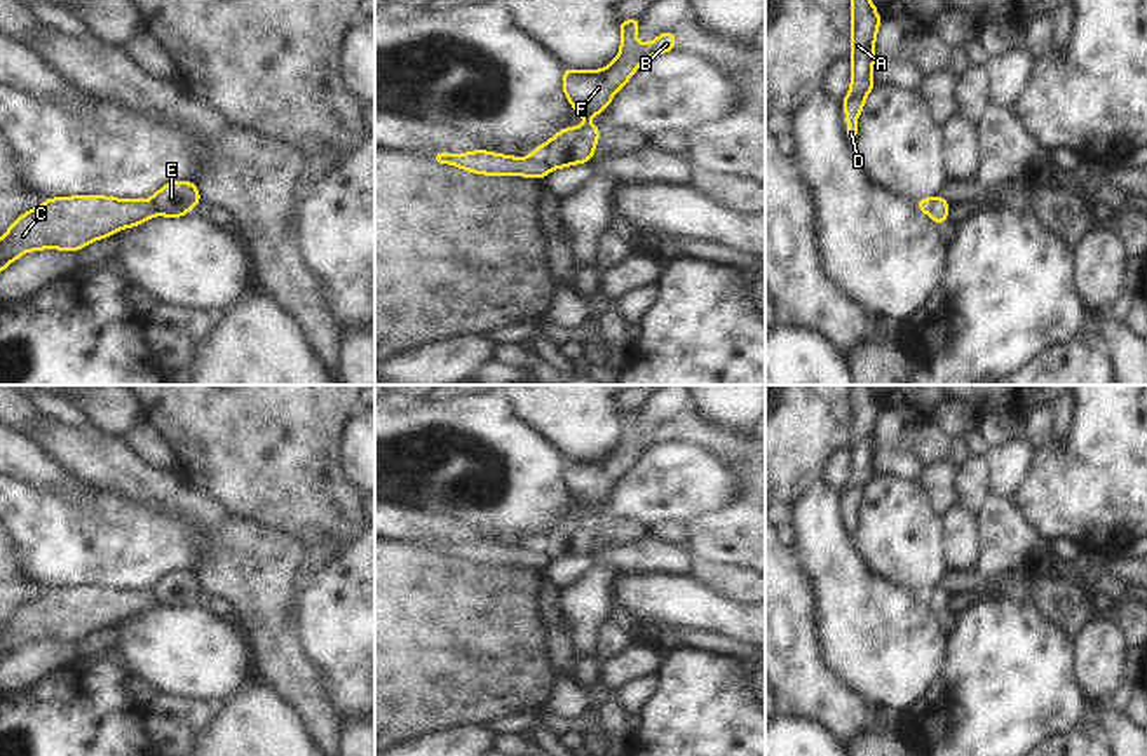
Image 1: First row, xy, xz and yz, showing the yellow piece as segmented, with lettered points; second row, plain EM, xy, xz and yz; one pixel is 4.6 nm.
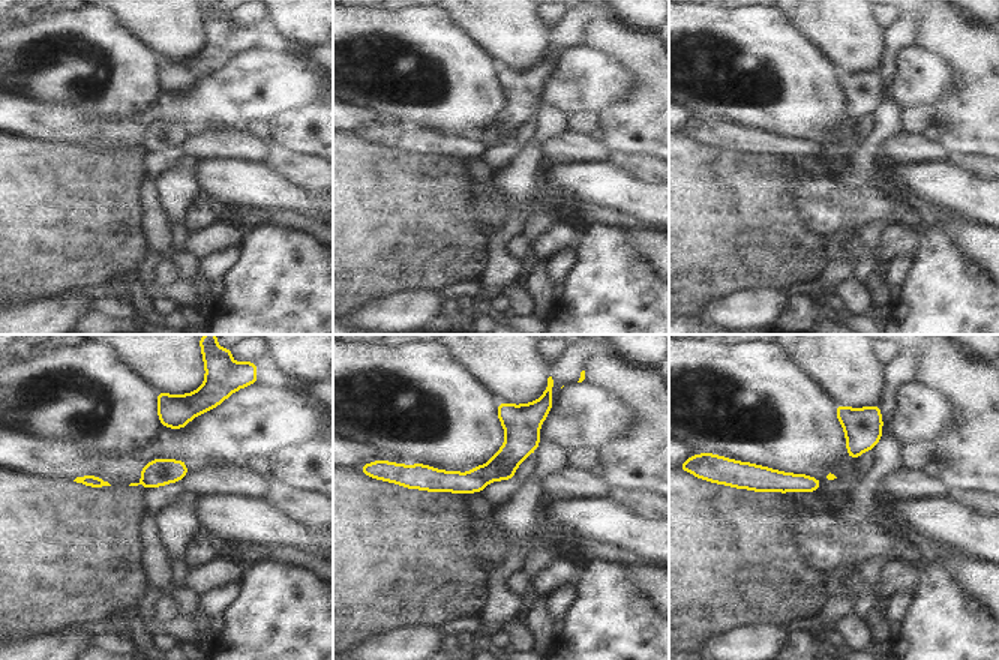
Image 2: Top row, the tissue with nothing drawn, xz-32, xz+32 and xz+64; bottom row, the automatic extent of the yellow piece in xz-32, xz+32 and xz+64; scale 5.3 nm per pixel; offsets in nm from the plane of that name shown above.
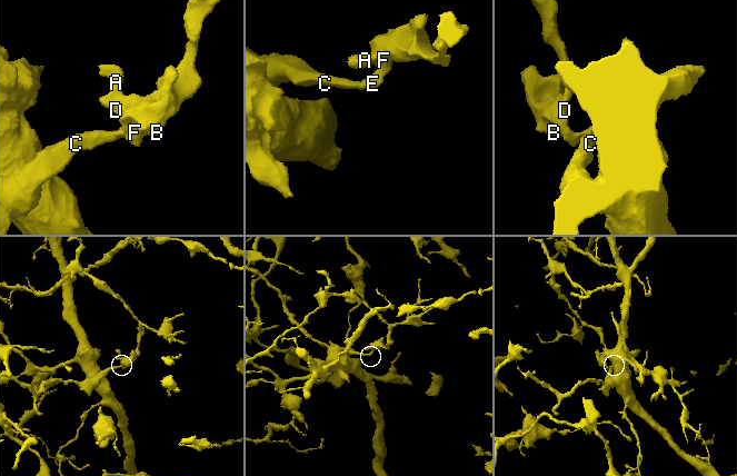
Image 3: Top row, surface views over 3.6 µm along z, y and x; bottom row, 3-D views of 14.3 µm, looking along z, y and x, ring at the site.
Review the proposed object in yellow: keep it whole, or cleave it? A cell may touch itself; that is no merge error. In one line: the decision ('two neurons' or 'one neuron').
two neurons

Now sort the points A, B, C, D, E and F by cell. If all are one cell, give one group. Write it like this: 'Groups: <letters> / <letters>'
Groups: A B D E F / C

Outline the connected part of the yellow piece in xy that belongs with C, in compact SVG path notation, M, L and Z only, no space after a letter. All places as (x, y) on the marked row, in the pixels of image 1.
M77 195L47 199L21 214L0 237L0 272L21 254L38 249L78 251L119 230L157 216L148 200Z

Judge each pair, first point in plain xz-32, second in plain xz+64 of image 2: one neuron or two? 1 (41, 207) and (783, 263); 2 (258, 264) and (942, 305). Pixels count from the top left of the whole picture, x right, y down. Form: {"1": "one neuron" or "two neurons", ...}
{"1": "one neuron", "2": "one neuron"}

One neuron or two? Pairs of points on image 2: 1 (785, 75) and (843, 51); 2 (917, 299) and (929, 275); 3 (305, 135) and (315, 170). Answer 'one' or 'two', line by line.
1: two
2: one
3: two

